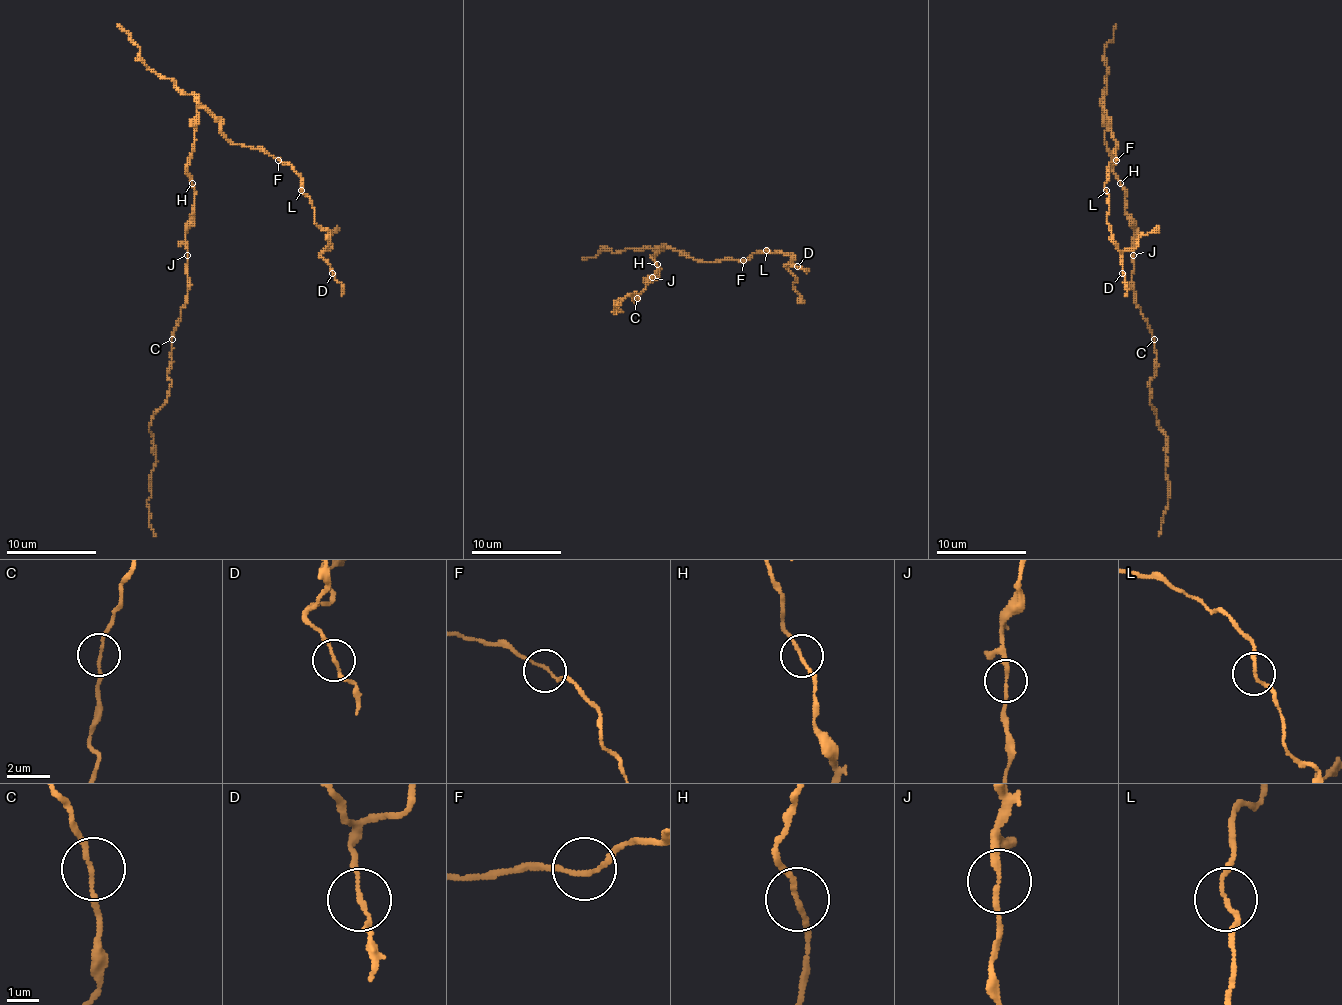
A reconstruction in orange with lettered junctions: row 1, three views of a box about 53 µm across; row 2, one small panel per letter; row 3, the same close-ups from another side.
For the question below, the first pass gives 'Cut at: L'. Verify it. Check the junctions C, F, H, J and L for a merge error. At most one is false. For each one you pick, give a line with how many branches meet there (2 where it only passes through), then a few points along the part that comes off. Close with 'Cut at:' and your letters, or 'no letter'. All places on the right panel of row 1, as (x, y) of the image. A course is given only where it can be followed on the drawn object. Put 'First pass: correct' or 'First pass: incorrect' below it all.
Cut at: no letter
First pass: incorrect

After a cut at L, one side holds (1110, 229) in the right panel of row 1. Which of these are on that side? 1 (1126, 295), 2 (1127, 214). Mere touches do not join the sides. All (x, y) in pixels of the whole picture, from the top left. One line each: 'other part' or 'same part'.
1: same part
2: other part

